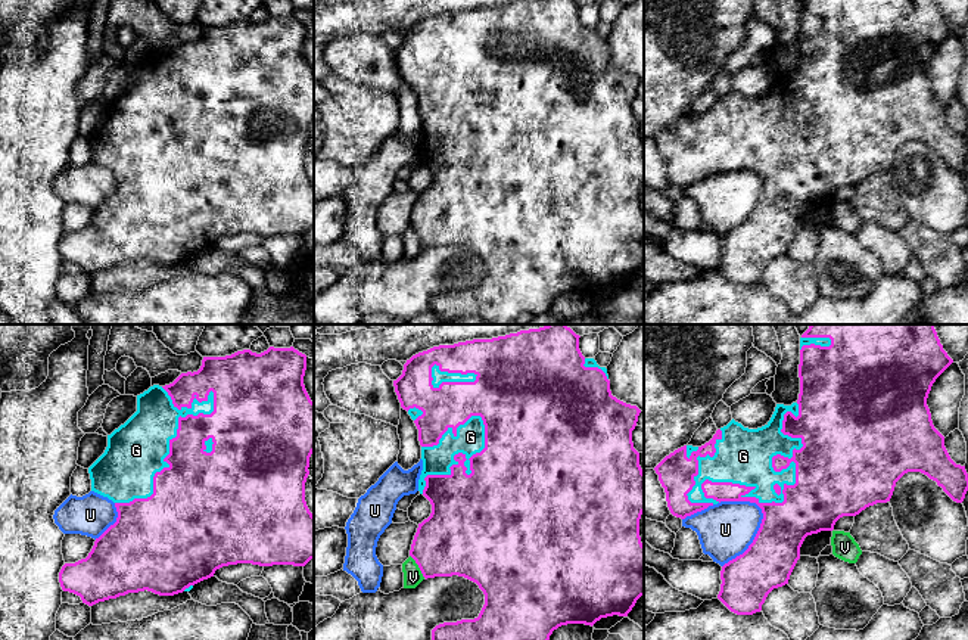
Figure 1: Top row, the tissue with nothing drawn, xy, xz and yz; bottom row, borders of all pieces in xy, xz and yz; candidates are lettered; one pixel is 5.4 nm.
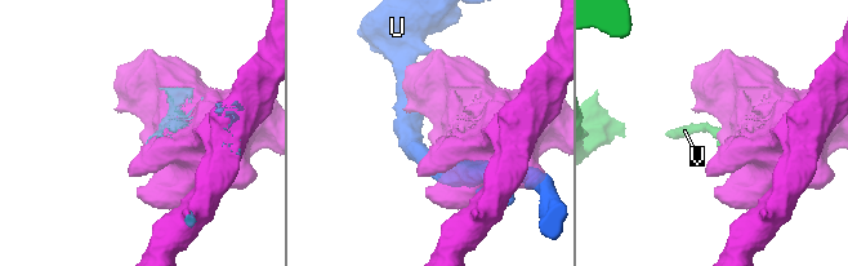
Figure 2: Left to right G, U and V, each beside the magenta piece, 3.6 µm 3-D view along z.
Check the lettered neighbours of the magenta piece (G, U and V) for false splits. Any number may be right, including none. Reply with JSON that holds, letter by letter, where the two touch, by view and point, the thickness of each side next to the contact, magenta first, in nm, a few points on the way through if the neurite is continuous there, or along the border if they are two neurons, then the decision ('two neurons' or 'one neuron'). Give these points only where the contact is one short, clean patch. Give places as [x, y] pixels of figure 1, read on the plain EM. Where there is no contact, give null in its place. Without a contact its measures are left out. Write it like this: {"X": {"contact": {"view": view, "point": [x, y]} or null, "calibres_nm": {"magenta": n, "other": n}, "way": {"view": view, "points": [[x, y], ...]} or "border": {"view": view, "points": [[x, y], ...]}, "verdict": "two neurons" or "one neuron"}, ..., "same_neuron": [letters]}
{"G": {"contact": {"view": "yz", "point": [780, 173]}, "calibres_nm": {"magenta": 340, "other": 200}, "verdict": "one neuron"}, "U": {"contact": {"view": "yz", "point": [755, 207]}, "calibres_nm": {"magenta": 280, "other": 300}, "verdict": "two neurons"}, "V": {"contact": {"view": "xz", "point": [419, 236]}, "calibres_nm": {"magenta": 380, "other": 100}, "verdict": "two neurons"}, "same_neuron": ["G"]}

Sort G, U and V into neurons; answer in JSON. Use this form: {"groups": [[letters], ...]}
{"groups": [["G"], ["U"], ["V"]]}

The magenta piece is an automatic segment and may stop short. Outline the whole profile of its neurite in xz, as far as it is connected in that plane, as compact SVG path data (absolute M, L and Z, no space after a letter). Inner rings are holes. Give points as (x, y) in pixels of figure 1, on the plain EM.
M520 0L492 9L439 15L407 29L402 44L393 50L401 77L408 81L418 99L423 130L418 161L432 174L430 186L418 193L410 226L426 249L458 245L476 252L485 264L485 274L477 288L443 292L432 299L432 311L442 321L476 316L486 324L514 324L523 313L532 316L548 313L553 301L561 295L592 296L601 288L628 286L636 270L644 265L644 214L639 206L644 142L639 136L639 122L632 112L632 100L641 80L611 65L607 38L600 37L594 28L582 25L579 7L573 0Z

